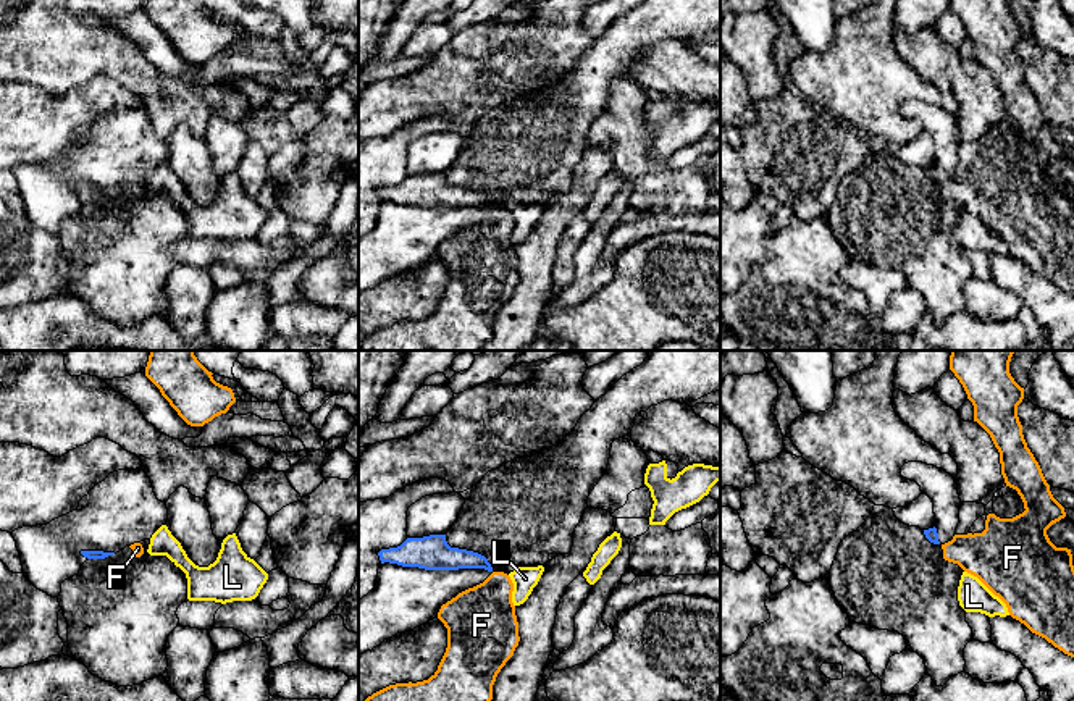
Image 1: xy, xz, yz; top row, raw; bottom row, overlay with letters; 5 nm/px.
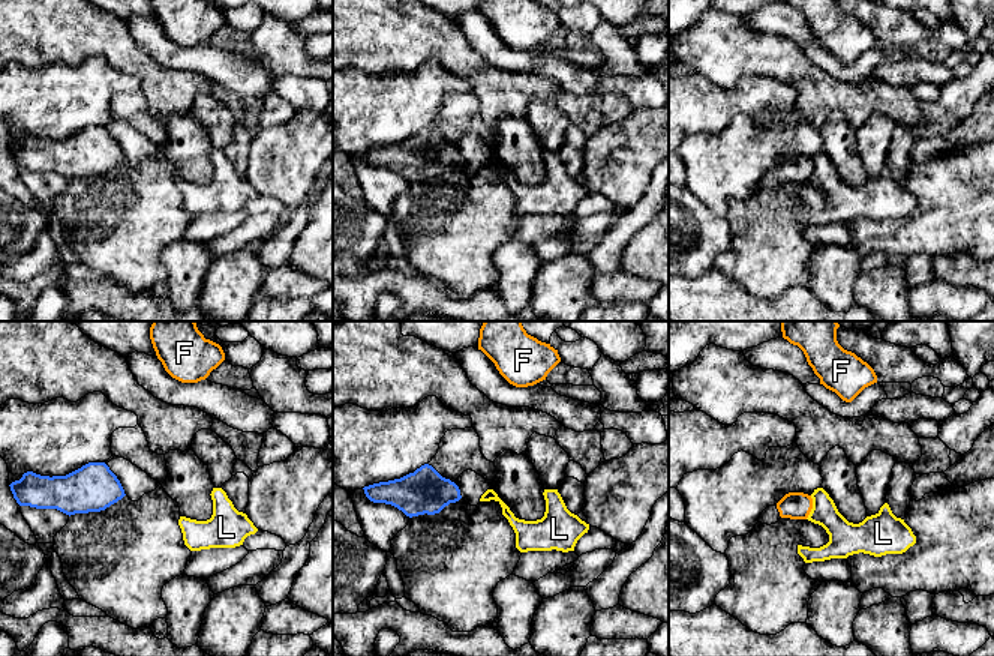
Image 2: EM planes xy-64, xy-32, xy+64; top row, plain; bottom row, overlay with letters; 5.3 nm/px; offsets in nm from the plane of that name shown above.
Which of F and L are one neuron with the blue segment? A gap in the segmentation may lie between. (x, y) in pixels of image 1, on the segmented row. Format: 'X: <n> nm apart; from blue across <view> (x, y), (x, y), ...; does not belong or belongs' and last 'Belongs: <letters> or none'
F: 0 nm apart; belongs
L: 90 nm apart; from blue across xz (491, 570), (509, 574); does not belong
Belongs: F

